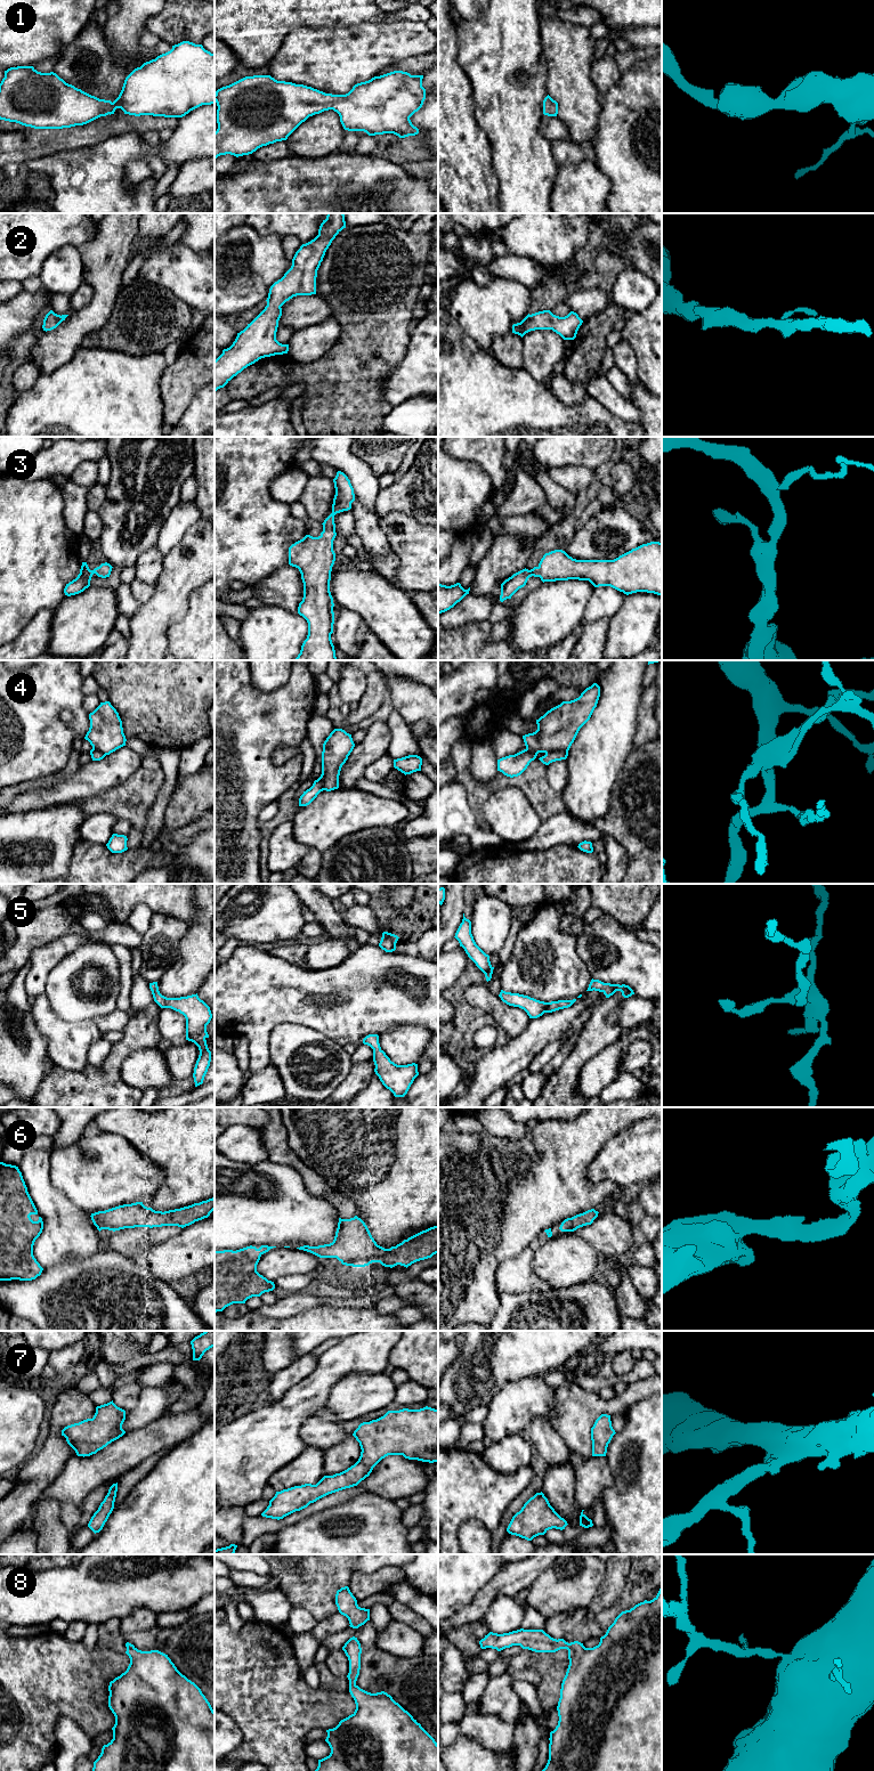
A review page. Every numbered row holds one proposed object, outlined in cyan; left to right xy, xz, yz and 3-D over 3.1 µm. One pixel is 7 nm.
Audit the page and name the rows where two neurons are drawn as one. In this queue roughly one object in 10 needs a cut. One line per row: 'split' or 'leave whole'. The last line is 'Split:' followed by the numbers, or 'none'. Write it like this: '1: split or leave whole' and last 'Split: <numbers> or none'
1: leave whole
2: leave whole
3: leave whole
4: leave whole
5: leave whole
6: leave whole
7: leave whole
8: leave whole
Split: none

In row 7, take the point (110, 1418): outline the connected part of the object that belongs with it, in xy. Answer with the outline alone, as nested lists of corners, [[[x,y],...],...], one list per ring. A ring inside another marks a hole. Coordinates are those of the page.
[[[112,1400],[97,1406],[92,1419],[65,1427],[62,1436],[78,1456],[90,1456],[126,1433],[122,1429],[124,1420],[126,1411]]]

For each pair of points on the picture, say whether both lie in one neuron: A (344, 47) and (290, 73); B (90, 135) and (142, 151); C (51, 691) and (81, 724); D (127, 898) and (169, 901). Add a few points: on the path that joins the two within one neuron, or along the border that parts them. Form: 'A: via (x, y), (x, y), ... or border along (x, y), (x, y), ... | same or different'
A: via (330, 57), (306, 57), (304, 59) | same
B: border along (132, 132), (110, 136), (81, 148) | different
C: via (61, 695), (80, 715) | same
D: via (137, 898), (159, 898) | same

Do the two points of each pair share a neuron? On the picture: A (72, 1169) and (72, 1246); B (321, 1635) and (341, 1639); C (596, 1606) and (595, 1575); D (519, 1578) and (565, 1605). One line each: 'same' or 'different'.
A: different
B: different
C: different
D: different

